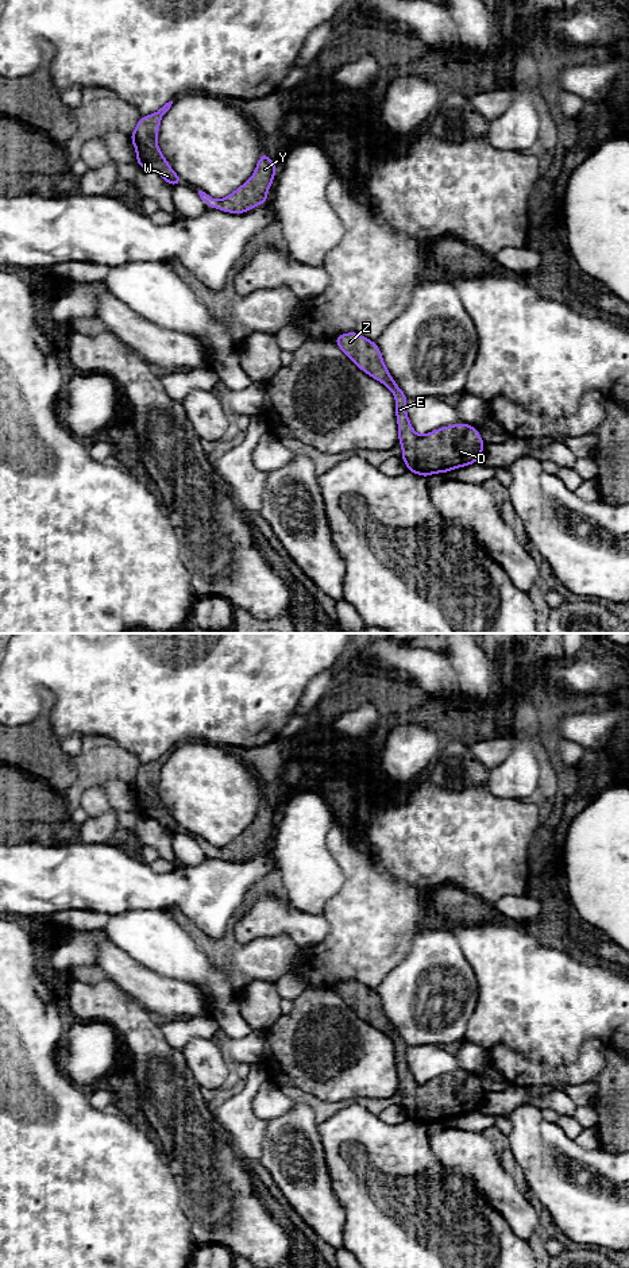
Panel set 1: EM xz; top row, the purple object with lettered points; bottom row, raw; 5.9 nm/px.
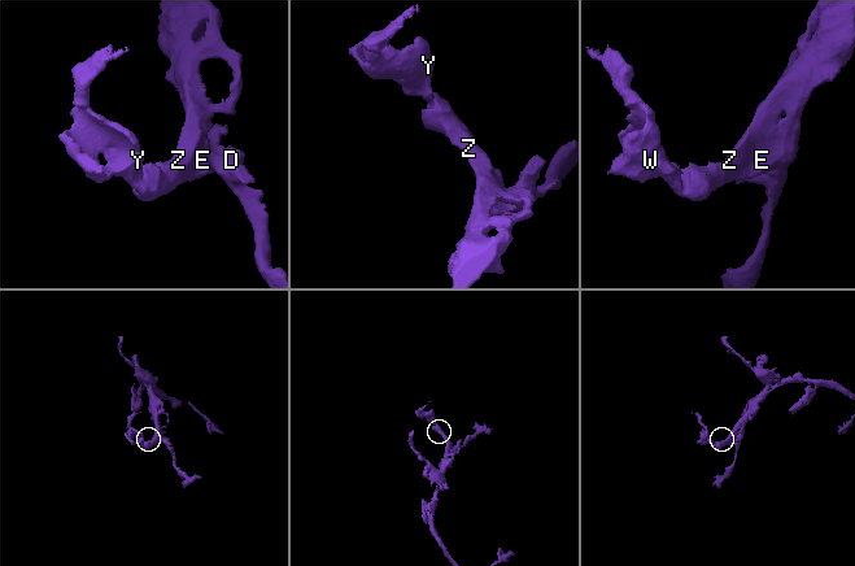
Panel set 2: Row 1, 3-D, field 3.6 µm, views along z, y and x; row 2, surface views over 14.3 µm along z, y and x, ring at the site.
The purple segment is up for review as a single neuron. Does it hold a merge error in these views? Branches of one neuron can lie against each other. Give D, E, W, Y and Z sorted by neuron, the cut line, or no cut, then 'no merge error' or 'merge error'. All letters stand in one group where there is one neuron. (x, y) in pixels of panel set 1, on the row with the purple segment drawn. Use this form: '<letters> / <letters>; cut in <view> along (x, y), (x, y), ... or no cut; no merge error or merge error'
D E W Y Z; no cut; no merge error

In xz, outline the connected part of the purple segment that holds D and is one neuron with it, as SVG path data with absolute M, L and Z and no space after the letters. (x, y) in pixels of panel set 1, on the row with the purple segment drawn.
M351 331L333 338L337 347L363 373L385 385L395 400L395 420L398 424L398 443L402 447L401 458L406 470L420 477L447 474L478 463L486 443L475 425L456 423L418 435L408 417L408 396L389 373L382 352L366 336Z

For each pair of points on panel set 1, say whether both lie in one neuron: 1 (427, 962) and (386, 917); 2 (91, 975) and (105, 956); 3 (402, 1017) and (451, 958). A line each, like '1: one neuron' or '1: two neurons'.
1: two neurons
2: two neurons
3: one neuron

